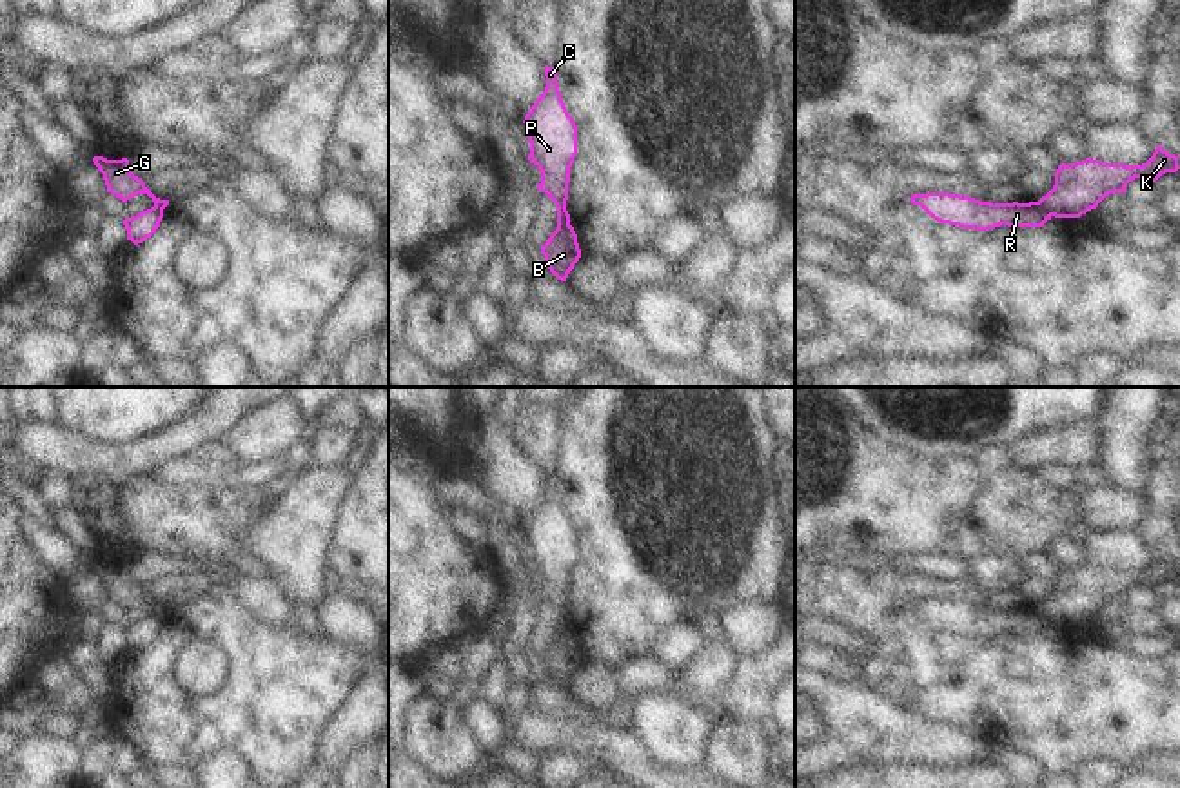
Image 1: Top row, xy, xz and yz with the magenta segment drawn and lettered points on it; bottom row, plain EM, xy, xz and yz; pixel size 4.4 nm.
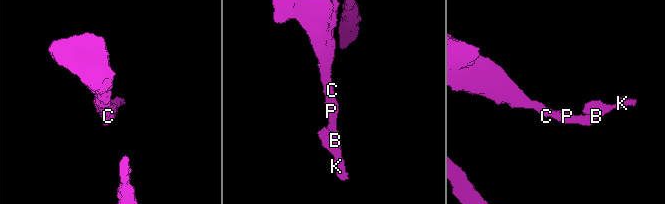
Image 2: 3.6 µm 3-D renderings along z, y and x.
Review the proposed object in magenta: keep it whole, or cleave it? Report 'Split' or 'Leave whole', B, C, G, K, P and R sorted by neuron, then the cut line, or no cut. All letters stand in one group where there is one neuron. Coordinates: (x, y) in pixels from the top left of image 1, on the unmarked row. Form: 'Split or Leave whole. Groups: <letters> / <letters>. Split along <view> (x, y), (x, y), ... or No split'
Split. Groups: B G K / C P R. Split along yz (1035, 609), (1052, 621).

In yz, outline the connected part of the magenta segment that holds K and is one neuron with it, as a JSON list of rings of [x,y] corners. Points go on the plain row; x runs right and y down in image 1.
[[[1156,552],[1153,563],[1142,572],[1104,570],[1086,565],[1077,570],[1060,570],[1053,596],[1042,603],[1038,614],[1055,625],[1080,625],[1113,601],[1126,599],[1135,585],[1156,588],[1165,579],[1180,576],[1178,565]]]

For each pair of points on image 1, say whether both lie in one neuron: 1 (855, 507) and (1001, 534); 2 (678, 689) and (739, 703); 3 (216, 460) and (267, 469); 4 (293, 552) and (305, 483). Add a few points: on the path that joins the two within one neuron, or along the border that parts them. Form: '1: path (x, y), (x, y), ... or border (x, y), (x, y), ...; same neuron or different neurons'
1: path (892, 507), (944, 507), (964, 525); same neuron
2: path (692, 698), (699, 705), (725, 705); same neuron
3: path (229, 471), (255, 471); same neuron
4: path (293, 536), (305, 500); same neuron

